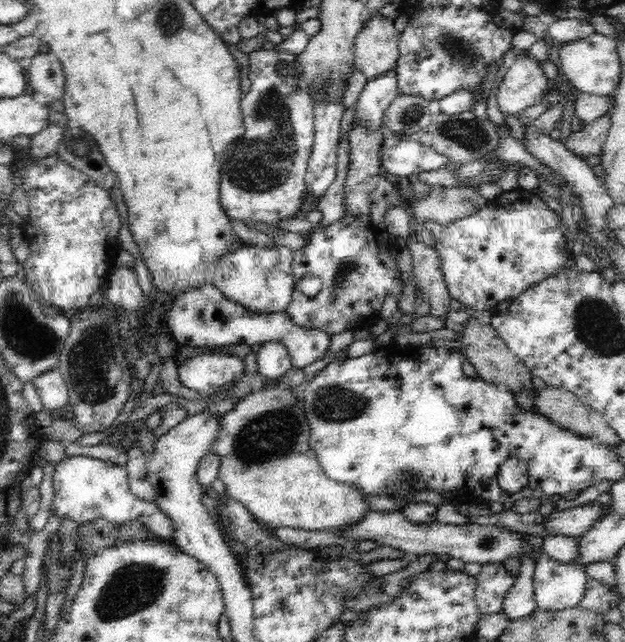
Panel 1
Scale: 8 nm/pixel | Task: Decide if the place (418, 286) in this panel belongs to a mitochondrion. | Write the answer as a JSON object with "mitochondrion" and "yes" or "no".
{"mitochondrion":"no"}

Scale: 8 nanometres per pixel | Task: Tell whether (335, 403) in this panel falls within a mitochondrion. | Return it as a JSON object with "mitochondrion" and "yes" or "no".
{"mitochondrion":"yes"}

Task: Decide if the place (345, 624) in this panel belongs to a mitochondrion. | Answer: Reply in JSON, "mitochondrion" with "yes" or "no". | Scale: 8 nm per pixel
{"mitochondrion":"no"}

